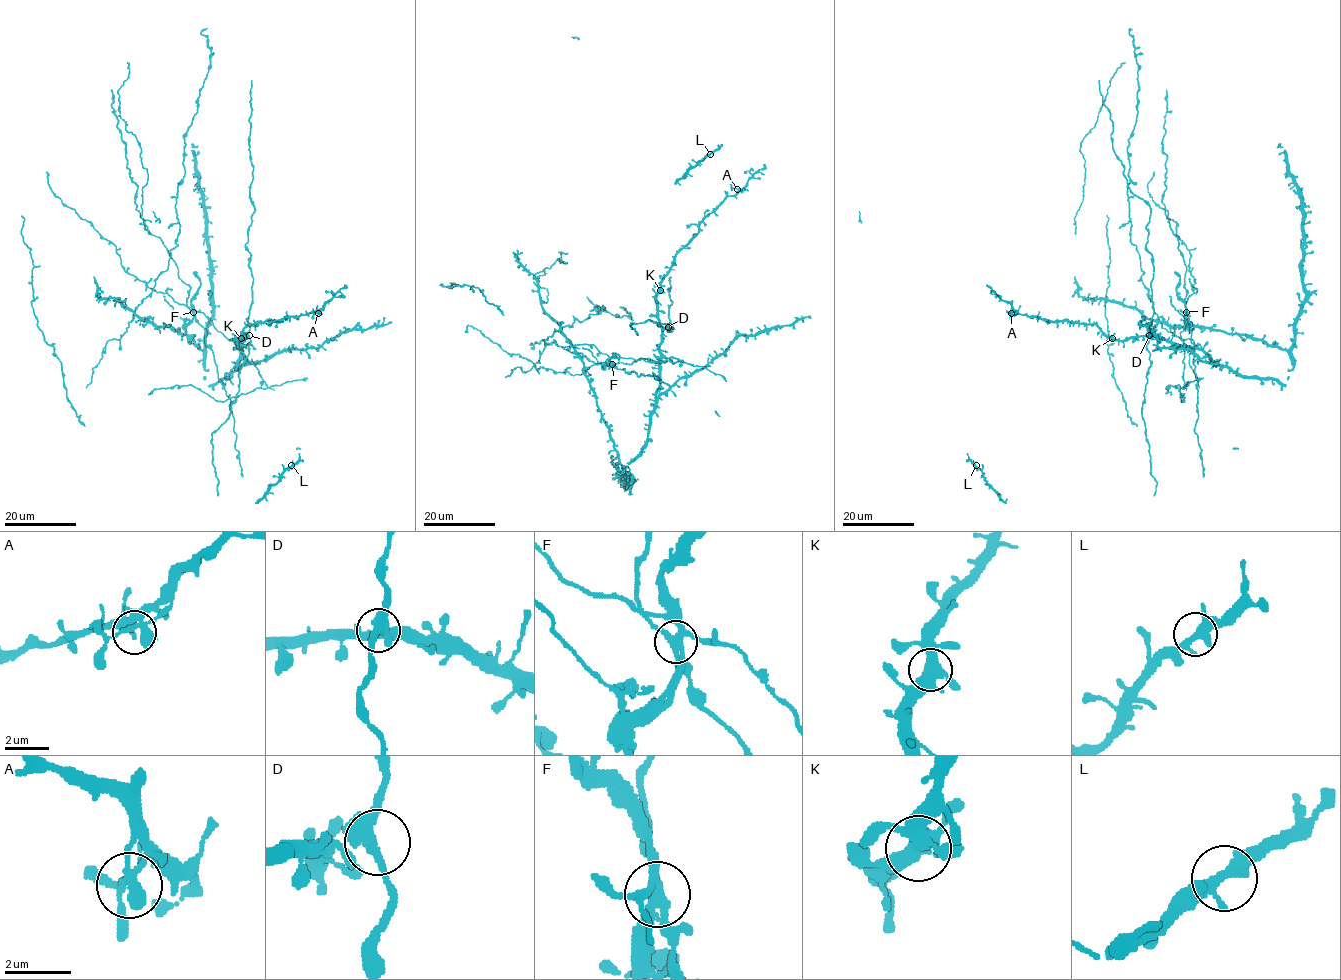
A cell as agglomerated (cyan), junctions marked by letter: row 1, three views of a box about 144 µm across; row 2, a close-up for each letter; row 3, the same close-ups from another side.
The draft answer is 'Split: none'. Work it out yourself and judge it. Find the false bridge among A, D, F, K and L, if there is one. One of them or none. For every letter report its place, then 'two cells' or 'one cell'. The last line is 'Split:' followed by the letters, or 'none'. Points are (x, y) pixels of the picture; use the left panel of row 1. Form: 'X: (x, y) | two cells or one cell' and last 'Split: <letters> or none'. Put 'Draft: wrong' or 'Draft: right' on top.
Draft: wrong
A: (318, 313) | one cell
D: (249, 335) | one cell
F: (193, 312) | two cells
K: (241, 338) | one cell
L: (291, 465) | one cell
Split: F

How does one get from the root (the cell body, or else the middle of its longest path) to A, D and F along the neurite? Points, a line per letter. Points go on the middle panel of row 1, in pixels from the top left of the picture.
A: (647, 437), (659, 385), (659, 283), (673, 257), (698, 232), (698, 225), (737, 189)
D: (647, 437), (649, 416), (655, 406), (655, 391), (659, 385), (661, 337), (668, 327)
F: (647, 437), (649, 416), (655, 406), (655, 391), (659, 385), (659, 367), (643, 358), (631, 364), (612, 365)

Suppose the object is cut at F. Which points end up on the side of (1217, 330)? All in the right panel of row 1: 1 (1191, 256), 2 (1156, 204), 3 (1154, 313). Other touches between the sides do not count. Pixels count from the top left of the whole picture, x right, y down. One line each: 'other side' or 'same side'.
1: other side
2: other side
3: same side

